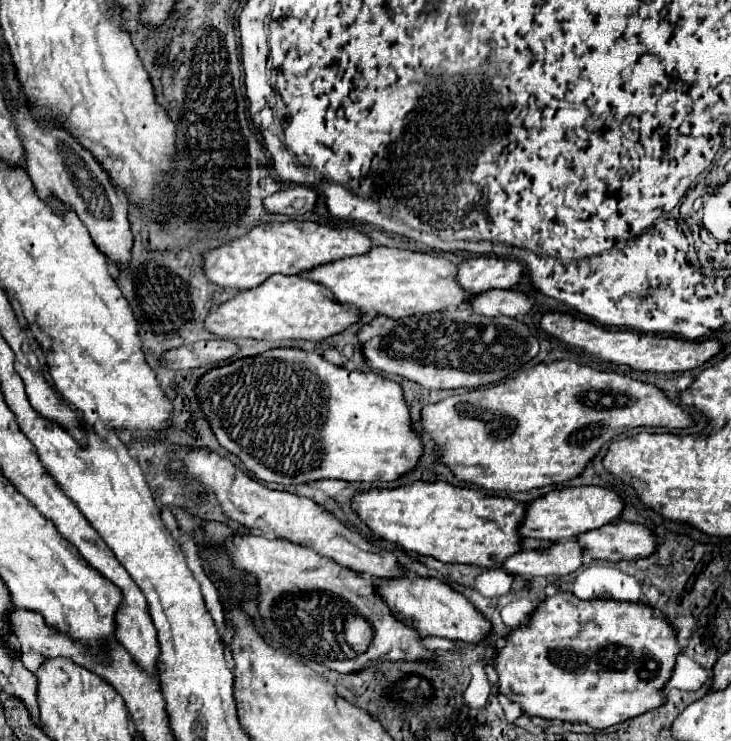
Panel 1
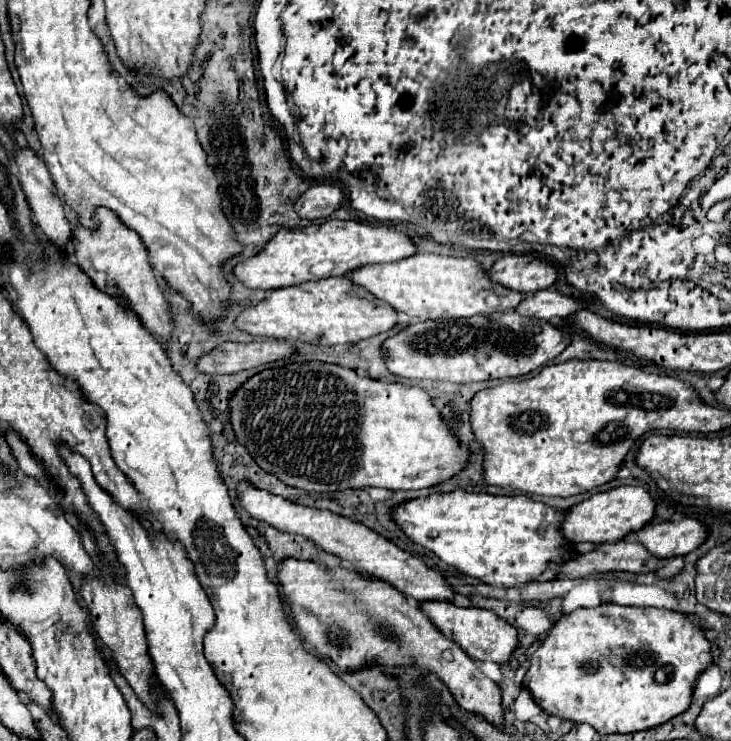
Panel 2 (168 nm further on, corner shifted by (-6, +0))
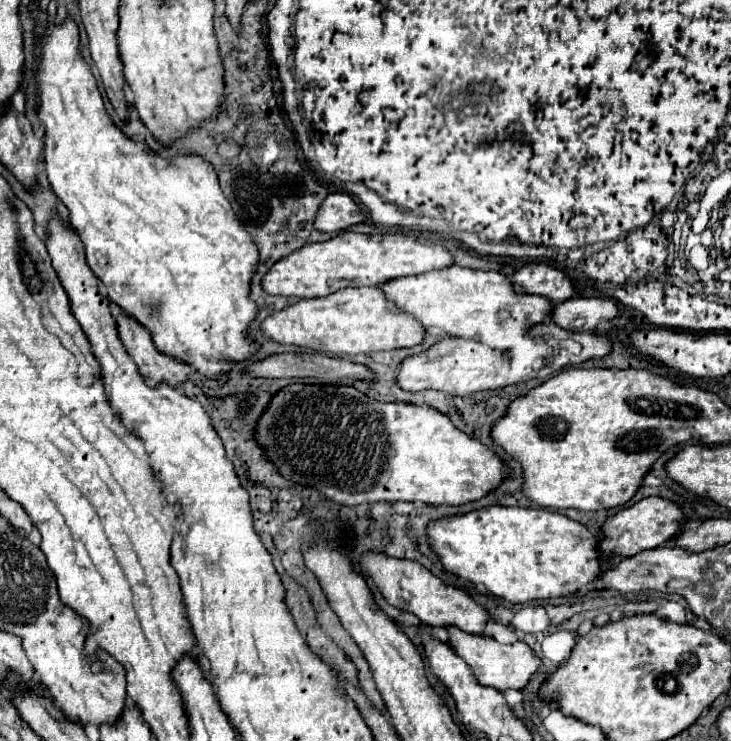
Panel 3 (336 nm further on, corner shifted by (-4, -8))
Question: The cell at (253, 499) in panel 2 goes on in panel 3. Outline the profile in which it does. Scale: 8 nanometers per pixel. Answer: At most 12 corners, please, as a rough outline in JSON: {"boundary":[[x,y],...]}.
{"boundary":[[365,554],[391,606],[485,634],[489,612],[419,562]]}

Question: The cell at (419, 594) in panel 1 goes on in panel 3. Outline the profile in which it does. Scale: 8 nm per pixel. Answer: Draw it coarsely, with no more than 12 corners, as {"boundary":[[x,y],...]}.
{"boundary":[[447,628],[481,686],[523,690],[543,662],[523,642]]}

